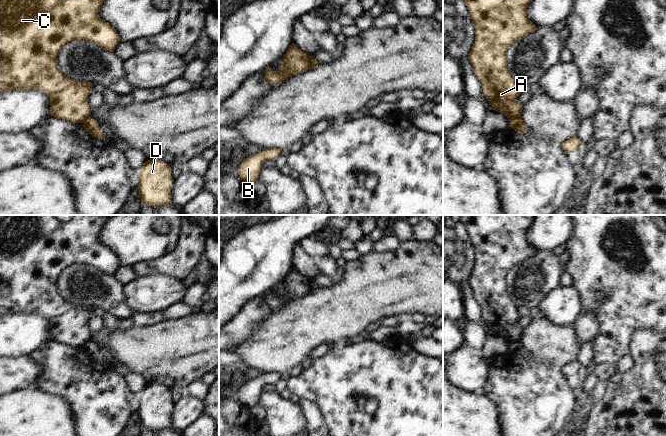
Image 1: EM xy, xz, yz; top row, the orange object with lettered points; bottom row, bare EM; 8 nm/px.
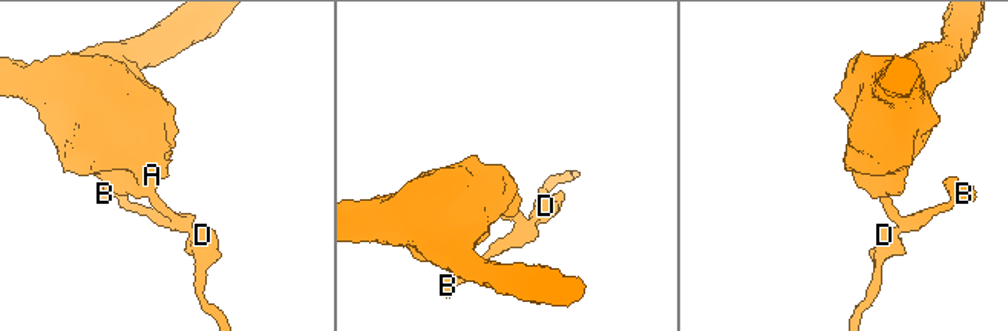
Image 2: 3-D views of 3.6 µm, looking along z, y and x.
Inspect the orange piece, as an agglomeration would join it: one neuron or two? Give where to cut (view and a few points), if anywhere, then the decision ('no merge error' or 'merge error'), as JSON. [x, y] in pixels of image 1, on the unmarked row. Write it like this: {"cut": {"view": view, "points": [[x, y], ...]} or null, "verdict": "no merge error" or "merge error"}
{"cut": {"view": "yz", "points": [[519, 341], [512, 341], [509, 344]]}, "verdict": "merge error"}

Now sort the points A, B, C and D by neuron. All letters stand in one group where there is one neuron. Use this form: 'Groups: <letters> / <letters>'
Groups: A C / B D

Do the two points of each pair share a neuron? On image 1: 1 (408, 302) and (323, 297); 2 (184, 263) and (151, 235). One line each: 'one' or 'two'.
1: one
2: two

